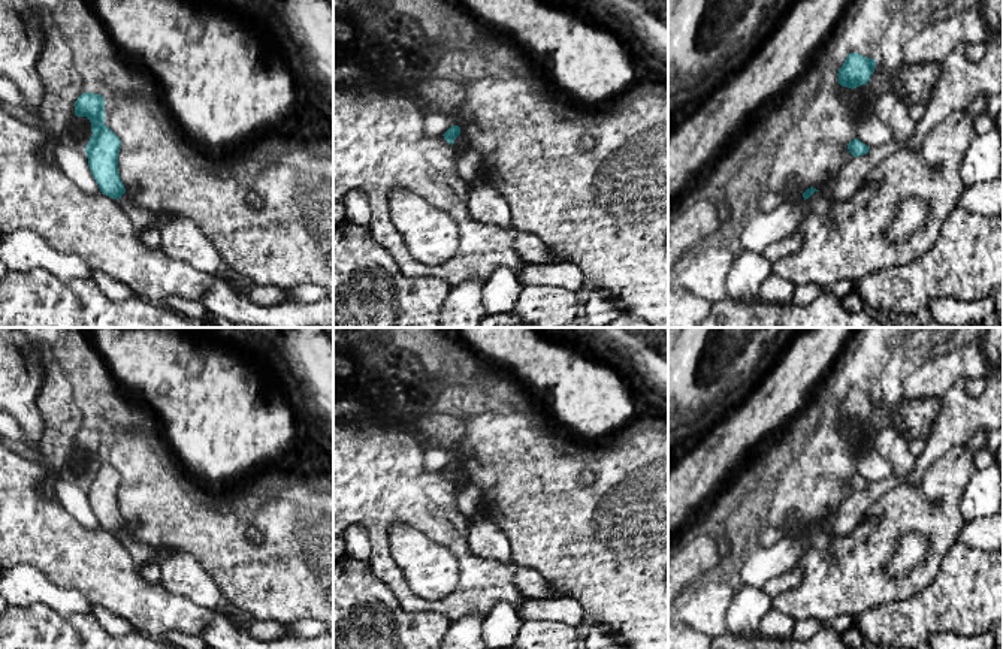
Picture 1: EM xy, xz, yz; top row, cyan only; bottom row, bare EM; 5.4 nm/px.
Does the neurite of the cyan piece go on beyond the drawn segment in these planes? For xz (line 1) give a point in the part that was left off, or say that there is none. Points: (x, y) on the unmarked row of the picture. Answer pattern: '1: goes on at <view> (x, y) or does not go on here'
1: does not go on here

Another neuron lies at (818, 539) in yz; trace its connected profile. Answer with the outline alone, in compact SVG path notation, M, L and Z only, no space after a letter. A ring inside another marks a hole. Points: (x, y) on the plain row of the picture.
M825 525L815 526L809 534L806 534L807 547L813 547L822 553L825 553L830 559L833 559L828 529Z

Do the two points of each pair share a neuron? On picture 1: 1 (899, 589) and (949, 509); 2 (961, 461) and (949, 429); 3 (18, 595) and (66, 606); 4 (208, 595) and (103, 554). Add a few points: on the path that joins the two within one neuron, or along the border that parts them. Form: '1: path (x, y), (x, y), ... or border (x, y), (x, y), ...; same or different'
1: path (921, 574), (933, 563), (939, 551), (940, 531); same
2: border (964, 444), (955, 444), (927, 467); different
3: path (30, 595), (54, 597); same
4: border (159, 582), (169, 591), (190, 600); different

